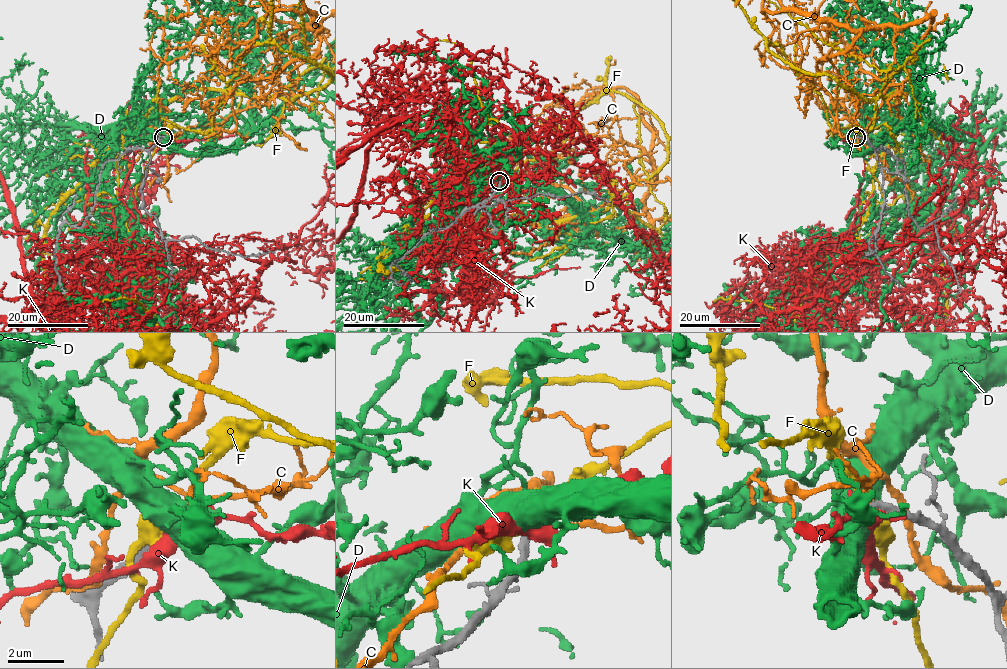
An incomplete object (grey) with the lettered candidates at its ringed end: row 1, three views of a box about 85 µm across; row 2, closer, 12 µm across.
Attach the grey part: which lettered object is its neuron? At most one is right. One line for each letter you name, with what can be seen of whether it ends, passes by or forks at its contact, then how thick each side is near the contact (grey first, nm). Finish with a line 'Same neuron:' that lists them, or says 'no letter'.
Same neuron: no letter

